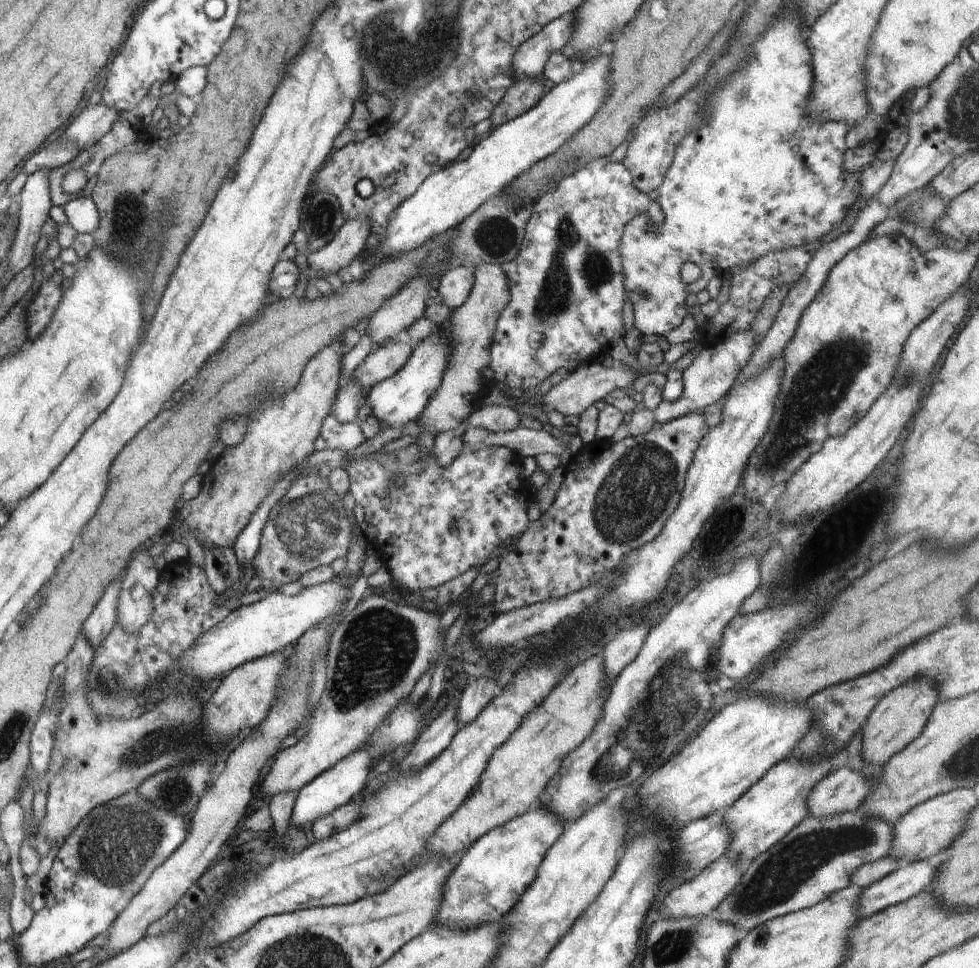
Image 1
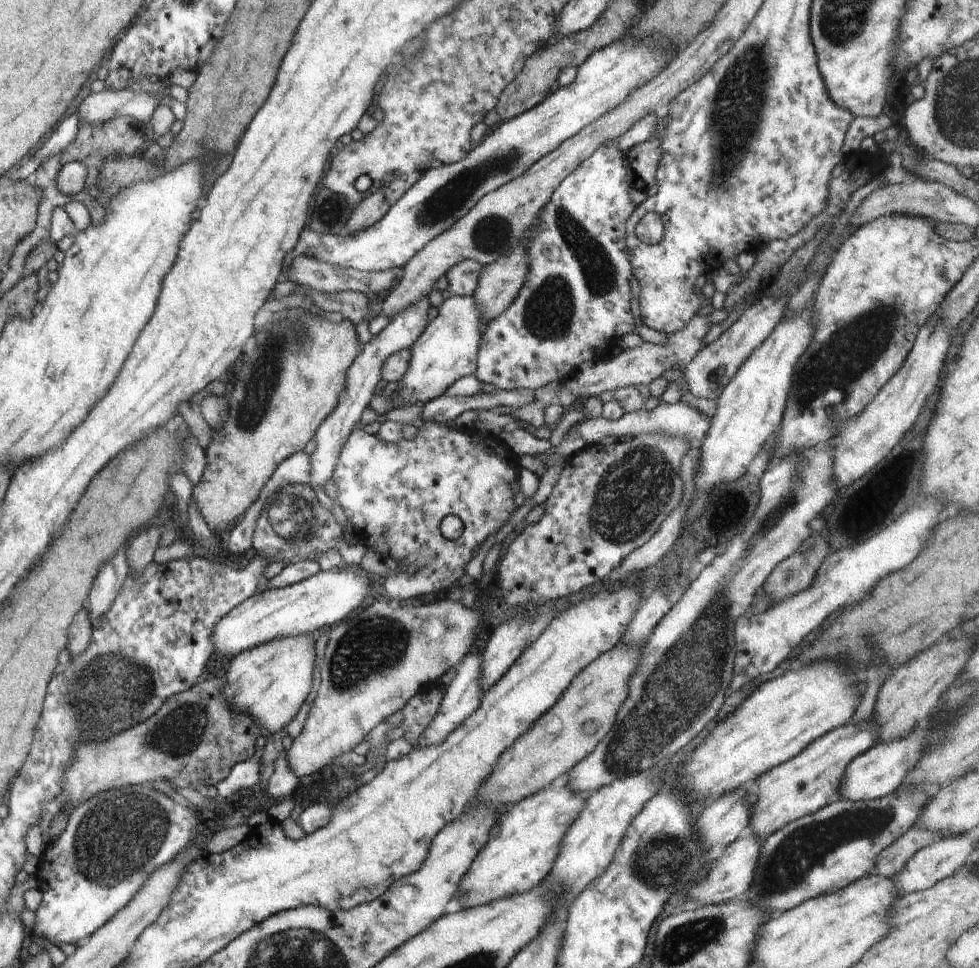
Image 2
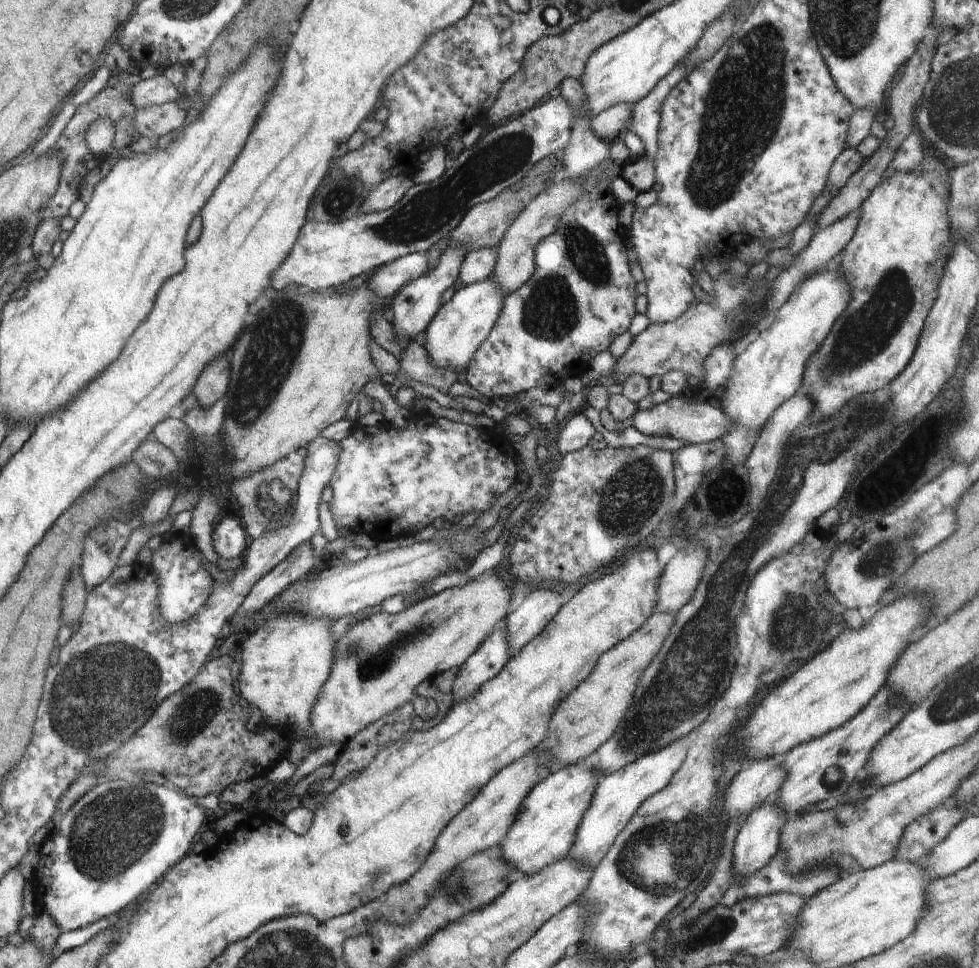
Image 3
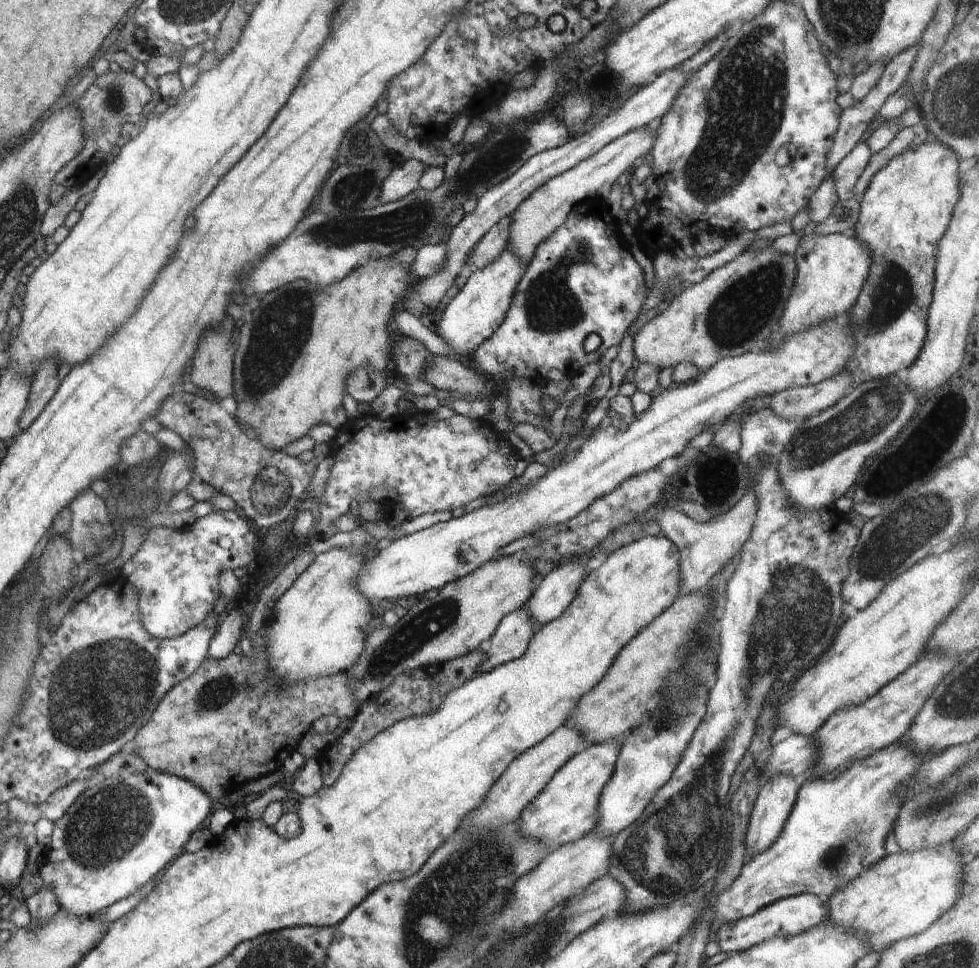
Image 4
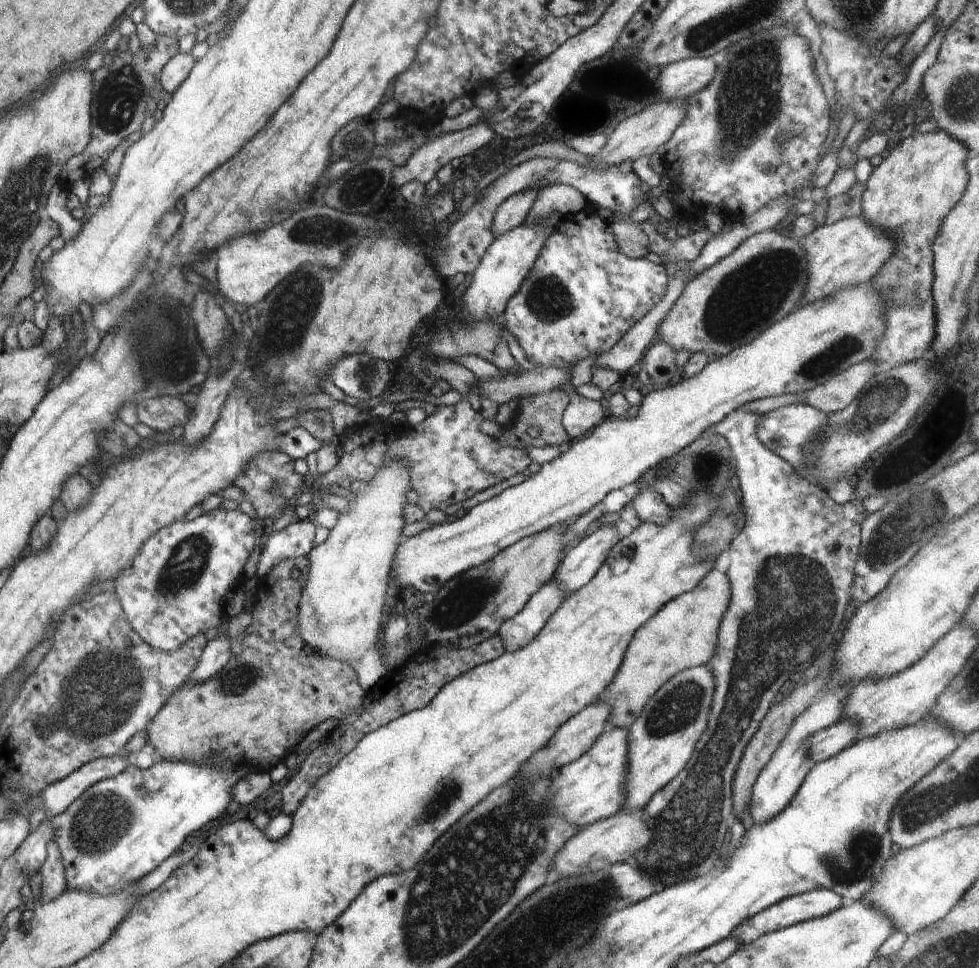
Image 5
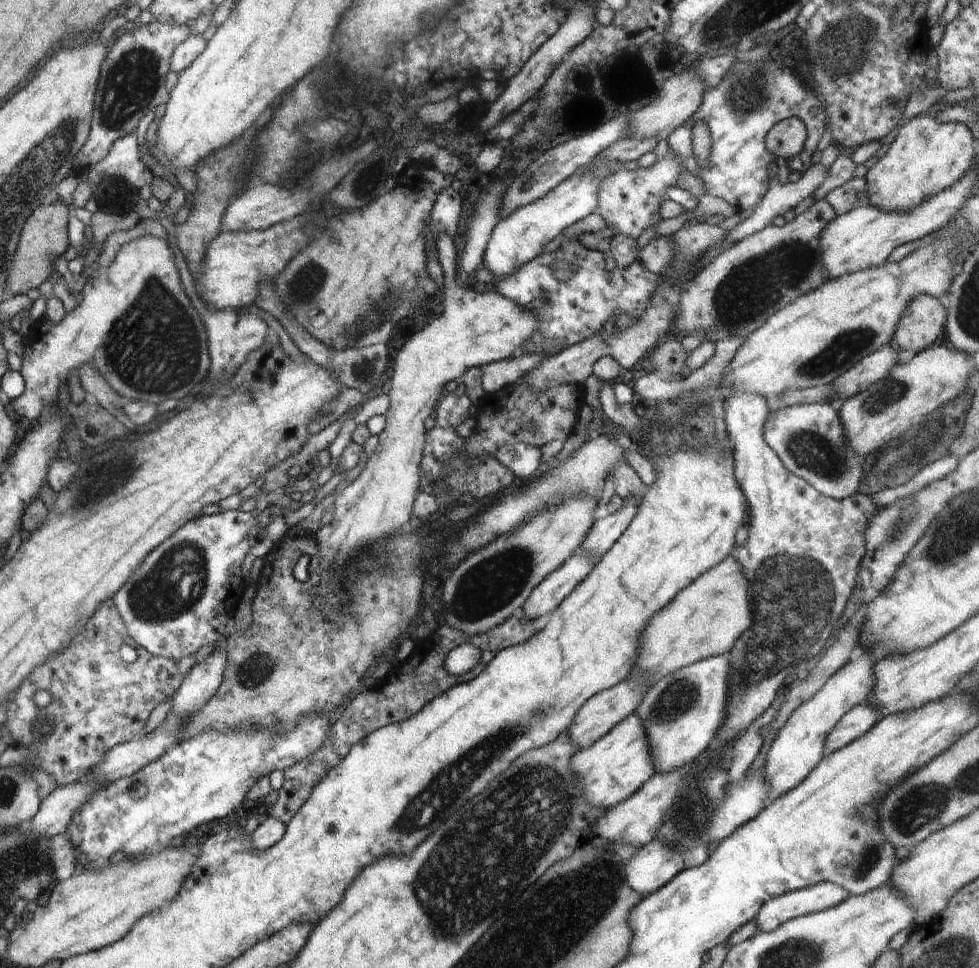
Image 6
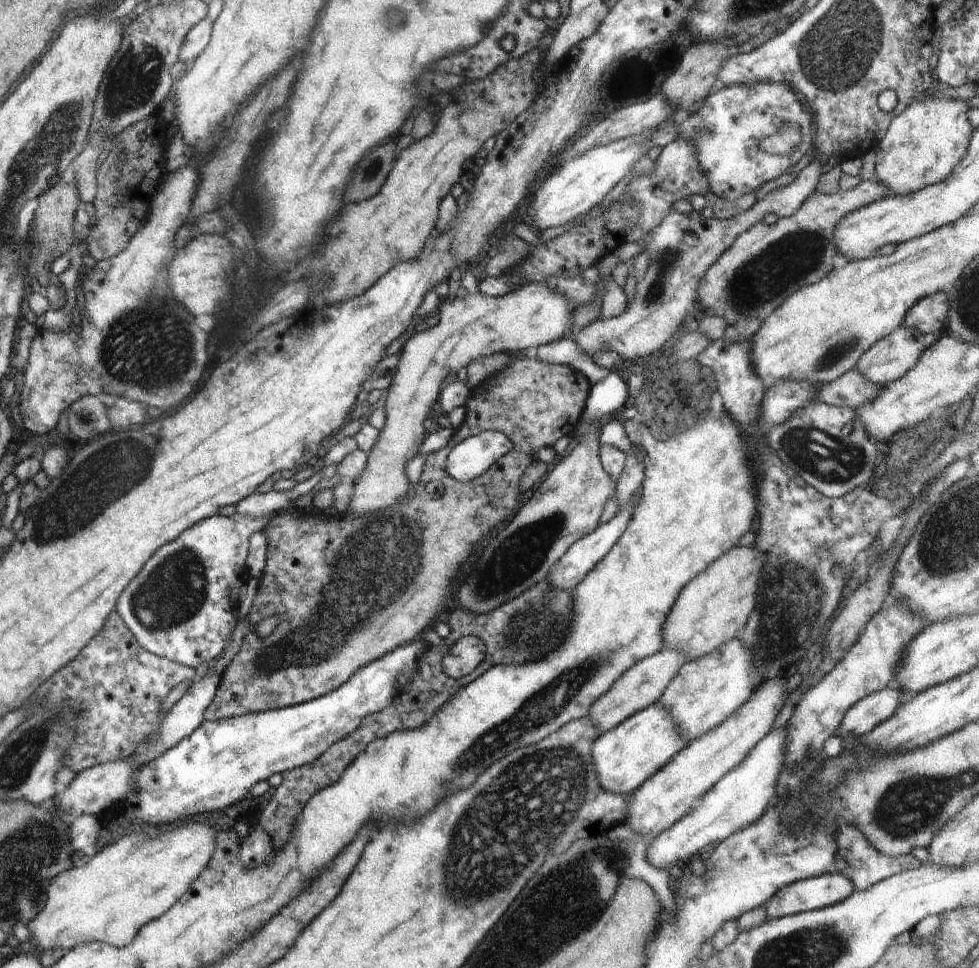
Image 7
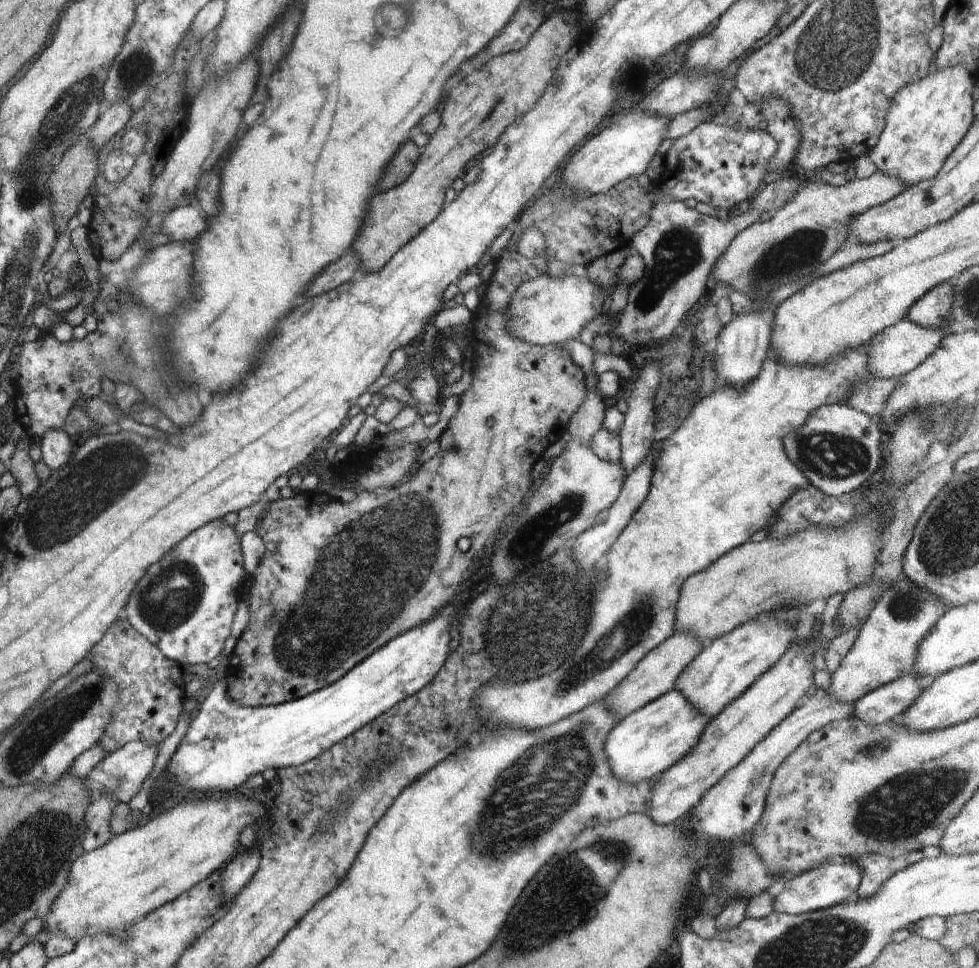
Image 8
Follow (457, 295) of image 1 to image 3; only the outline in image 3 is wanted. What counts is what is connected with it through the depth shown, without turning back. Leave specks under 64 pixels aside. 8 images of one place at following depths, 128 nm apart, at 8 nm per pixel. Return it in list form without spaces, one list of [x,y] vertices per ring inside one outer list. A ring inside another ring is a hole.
[[[496,249],[468,251],[462,261],[457,280],[463,285],[482,282],[491,276],[496,264]]]

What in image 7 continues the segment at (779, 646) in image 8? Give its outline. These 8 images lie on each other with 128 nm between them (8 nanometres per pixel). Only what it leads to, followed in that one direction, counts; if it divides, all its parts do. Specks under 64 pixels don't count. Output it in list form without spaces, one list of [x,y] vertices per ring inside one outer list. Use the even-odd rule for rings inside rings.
[[[736,638],[711,653],[684,662],[679,668],[678,674],[670,680],[656,703],[676,721],[686,745],[721,725],[722,721],[732,716],[761,684],[763,676],[751,662],[751,654]]]

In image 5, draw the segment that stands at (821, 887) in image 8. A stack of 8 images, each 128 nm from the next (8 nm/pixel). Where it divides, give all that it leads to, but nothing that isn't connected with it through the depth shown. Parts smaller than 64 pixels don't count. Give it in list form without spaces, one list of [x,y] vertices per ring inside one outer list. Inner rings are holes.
[[[816,889],[808,891],[799,895],[785,898],[767,909],[756,913],[749,919],[741,922],[734,930],[733,937],[736,941],[741,943],[740,945],[750,944],[754,942],[758,937],[762,935],[795,925],[810,919],[817,919],[821,916],[826,916],[841,907],[842,897],[838,896],[834,891],[828,889]]]

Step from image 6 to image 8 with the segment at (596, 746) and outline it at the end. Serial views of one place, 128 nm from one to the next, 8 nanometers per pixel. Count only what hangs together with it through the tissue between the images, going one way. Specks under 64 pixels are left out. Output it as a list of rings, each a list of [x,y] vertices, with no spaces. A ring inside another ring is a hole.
[[[676,689],[668,691],[659,696],[656,700],[649,702],[636,712],[625,716],[612,731],[609,732],[605,740],[605,753],[608,757],[613,775],[620,780],[630,783],[639,783],[640,781],[654,781],[667,768],[670,768],[678,760],[690,754],[696,748],[702,733],[707,724],[714,717],[707,717],[705,713],[699,711],[693,704],[686,700],[686,697]]]

